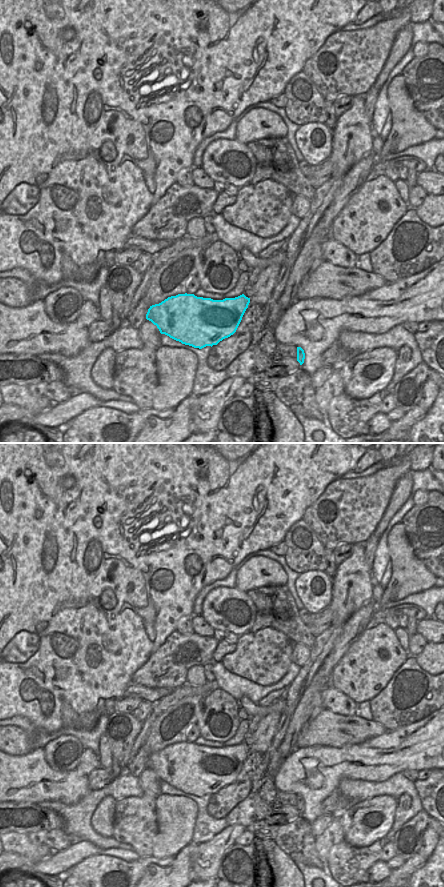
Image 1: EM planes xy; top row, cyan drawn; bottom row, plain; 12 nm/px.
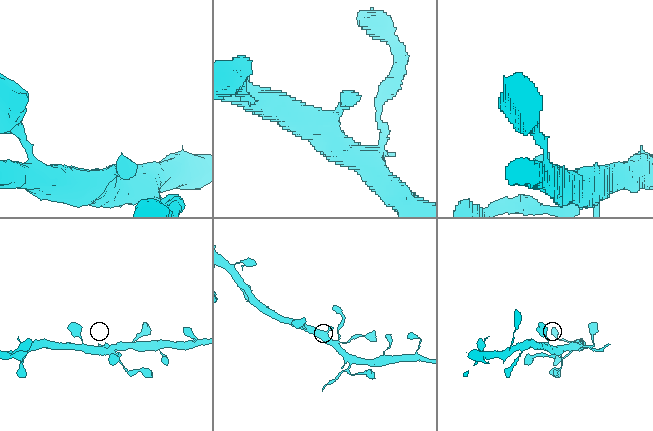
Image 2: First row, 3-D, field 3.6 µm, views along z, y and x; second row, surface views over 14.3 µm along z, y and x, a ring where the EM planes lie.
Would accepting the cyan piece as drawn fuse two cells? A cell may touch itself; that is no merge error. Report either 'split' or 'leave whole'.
leave whole

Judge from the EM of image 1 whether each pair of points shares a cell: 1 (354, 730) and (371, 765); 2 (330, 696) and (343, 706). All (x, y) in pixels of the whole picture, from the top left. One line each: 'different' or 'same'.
1: different
2: same

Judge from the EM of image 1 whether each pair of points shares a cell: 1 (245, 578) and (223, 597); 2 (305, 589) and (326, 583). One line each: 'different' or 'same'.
1: different
2: same

